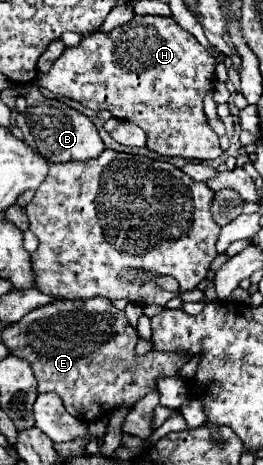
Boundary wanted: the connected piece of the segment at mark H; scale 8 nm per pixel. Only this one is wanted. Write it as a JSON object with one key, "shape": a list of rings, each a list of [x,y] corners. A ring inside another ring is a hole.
{"shape":[[[135,16],[127,24],[109,34],[93,32],[83,36],[75,48],[65,52],[53,62],[47,74],[37,76],[37,84],[53,94],[81,102],[85,108],[99,112],[109,110],[113,118],[127,120],[145,130],[145,146],[161,156],[181,156],[187,160],[213,160],[223,154],[217,134],[209,128],[203,112],[203,98],[209,80],[215,74],[215,58],[197,42],[193,34],[183,30],[173,16]]]}

